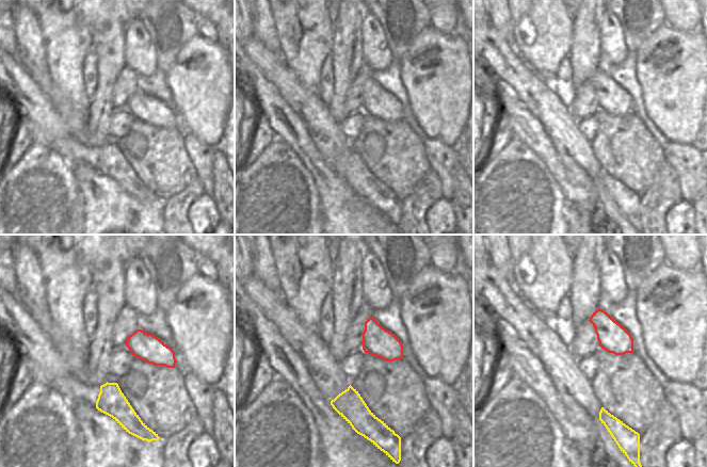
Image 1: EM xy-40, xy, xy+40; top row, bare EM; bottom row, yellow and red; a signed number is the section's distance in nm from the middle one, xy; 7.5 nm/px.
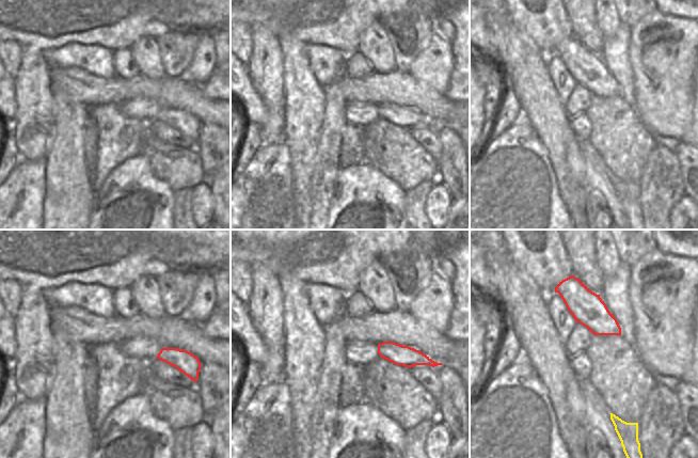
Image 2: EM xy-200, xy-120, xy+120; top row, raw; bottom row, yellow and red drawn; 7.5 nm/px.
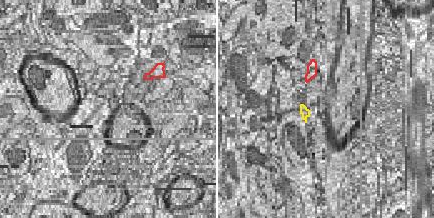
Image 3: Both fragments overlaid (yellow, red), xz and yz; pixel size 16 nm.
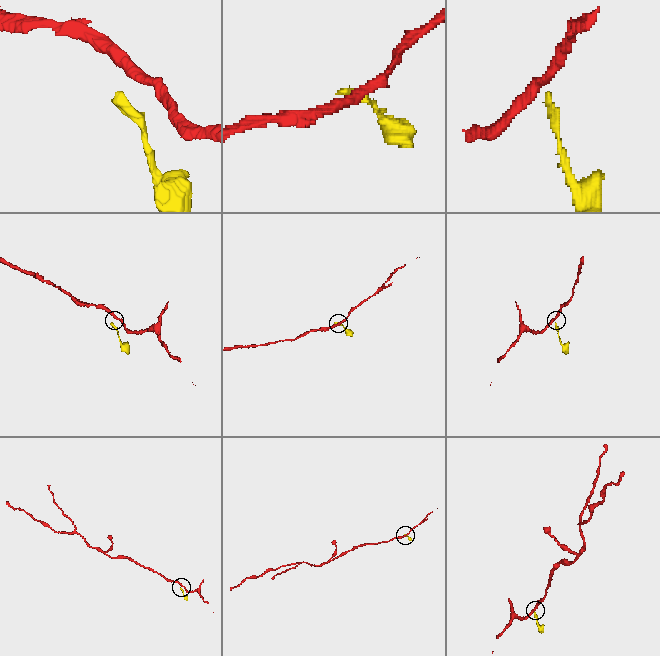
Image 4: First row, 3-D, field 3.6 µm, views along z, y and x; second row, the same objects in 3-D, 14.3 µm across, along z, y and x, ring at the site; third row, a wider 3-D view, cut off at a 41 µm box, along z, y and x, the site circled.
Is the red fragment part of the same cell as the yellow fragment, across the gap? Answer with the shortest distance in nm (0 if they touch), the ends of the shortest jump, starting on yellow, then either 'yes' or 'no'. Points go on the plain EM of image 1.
240 nm | xy-40 (116, 144), (134, 117) | no

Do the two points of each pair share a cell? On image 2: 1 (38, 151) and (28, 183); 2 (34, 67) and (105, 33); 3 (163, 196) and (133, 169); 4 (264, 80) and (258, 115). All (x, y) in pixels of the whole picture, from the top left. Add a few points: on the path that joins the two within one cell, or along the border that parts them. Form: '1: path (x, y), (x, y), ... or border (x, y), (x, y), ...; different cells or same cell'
1: border (21, 159), (44, 160); different cells
2: border (21, 46), (34, 46), (43, 52); different cells
3: path (156, 191), (141, 176); same cell
4: border (249, 76), (253, 88), (266, 108), (265, 123); different cells

